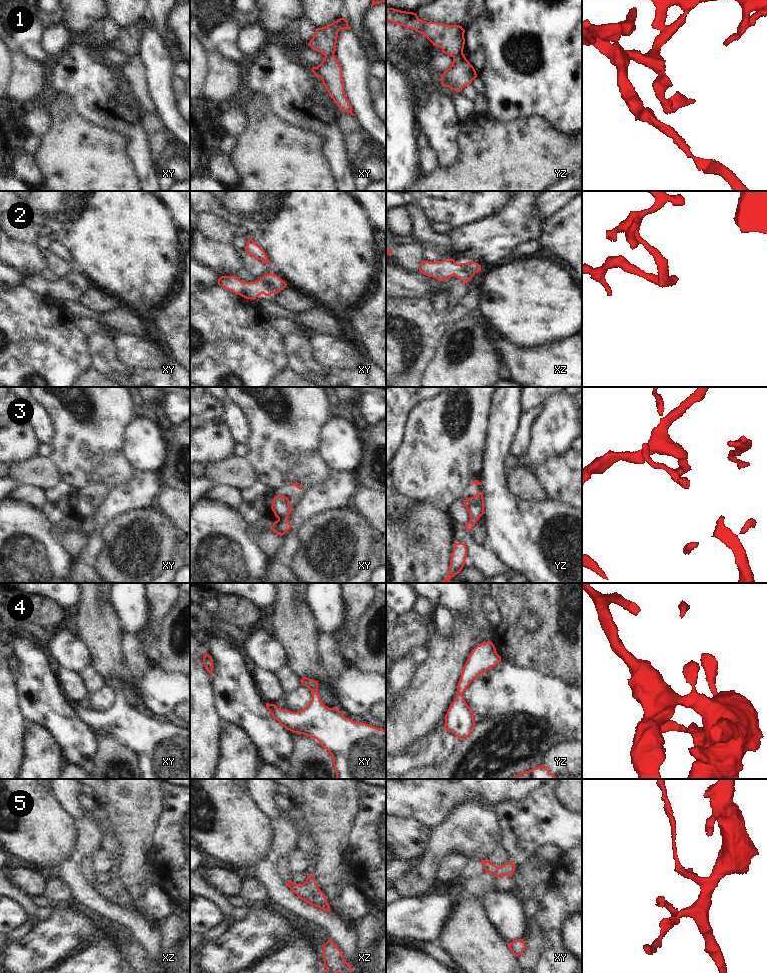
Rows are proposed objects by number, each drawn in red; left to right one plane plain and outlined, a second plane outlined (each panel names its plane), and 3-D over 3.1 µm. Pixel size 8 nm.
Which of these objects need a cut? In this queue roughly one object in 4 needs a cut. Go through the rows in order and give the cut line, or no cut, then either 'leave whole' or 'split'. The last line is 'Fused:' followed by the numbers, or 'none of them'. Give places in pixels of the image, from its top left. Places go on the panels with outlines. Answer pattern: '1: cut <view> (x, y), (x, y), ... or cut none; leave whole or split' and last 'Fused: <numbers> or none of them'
1: cut yz (462, 53), (453, 57); split
2: cut none; leave whole
3: cut none; leave whole
4: cut none; leave whole
5: cut none; leave whole
Fused: 1

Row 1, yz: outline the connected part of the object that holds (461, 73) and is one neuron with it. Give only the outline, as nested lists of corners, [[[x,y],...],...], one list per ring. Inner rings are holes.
[[[459,54],[453,57],[452,65],[441,75],[441,84],[459,92],[465,86],[470,85],[476,77],[474,67],[464,54]]]

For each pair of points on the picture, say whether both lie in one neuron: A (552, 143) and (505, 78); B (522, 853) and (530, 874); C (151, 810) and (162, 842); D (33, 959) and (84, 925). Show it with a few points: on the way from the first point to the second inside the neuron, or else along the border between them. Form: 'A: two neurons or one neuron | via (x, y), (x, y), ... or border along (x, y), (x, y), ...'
A: two neurons | border along (509, 120), (528, 116), (540, 116), (553, 126)
B: two neurons | border along (542, 846), (525, 862), (516, 866)
C: two neurons | border along (163, 802), (163, 808), (150, 847)
D: one neuron | via (46, 946), (66, 930), (71, 929)

